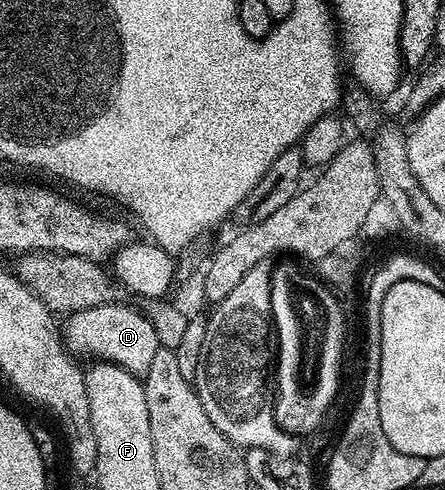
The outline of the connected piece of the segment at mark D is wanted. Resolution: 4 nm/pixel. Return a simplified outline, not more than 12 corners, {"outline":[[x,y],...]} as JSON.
{"outline":[[126,302],[63,324],[74,357],[144,374],[157,349],[148,315]]}

